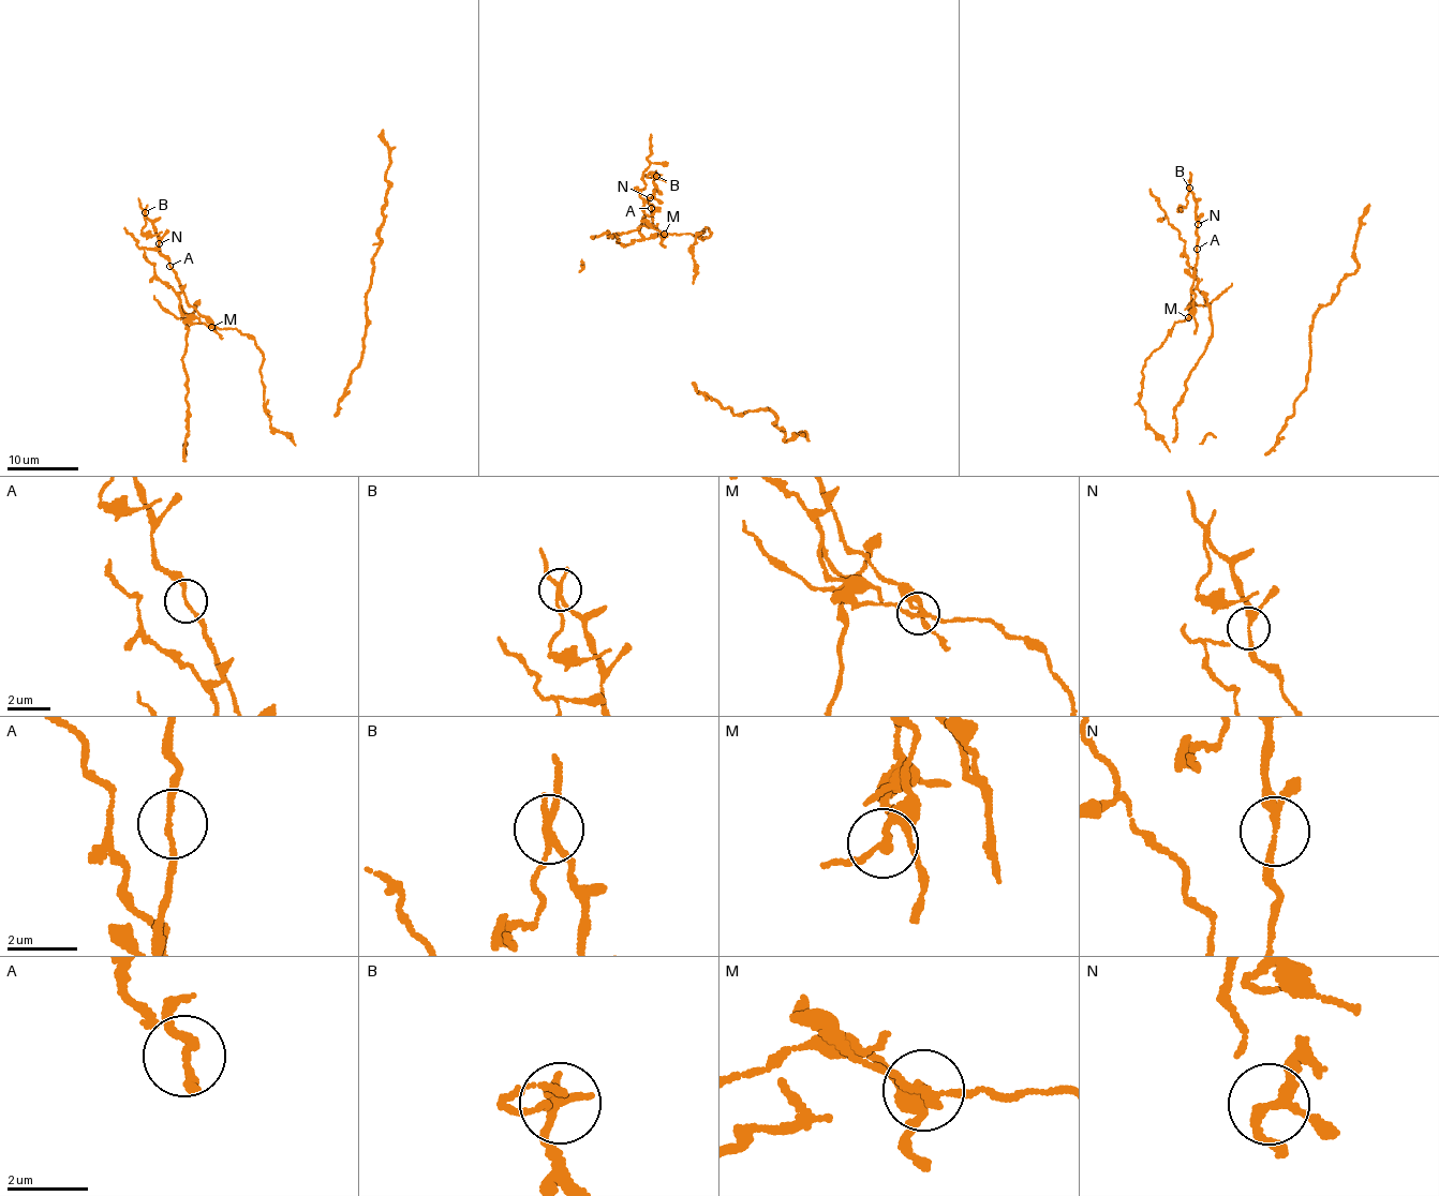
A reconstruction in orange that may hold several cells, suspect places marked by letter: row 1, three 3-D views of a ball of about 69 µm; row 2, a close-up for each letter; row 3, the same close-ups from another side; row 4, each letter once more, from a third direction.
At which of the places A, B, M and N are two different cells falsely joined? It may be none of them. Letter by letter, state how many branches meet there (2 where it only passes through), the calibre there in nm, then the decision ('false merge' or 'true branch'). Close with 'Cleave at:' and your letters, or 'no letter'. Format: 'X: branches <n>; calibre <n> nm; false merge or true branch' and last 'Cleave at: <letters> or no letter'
A: branches 2; calibre 150 nm; true branch
B: branches 3; calibre 190 nm; false merge
M: branches 3; calibre 170 nm; false merge
N: branches 3; calibre 170 nm; true branch
Cleave at: B, M

